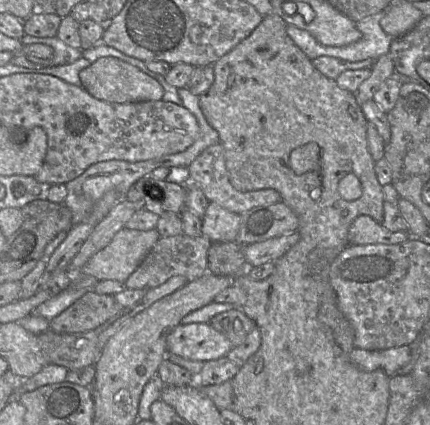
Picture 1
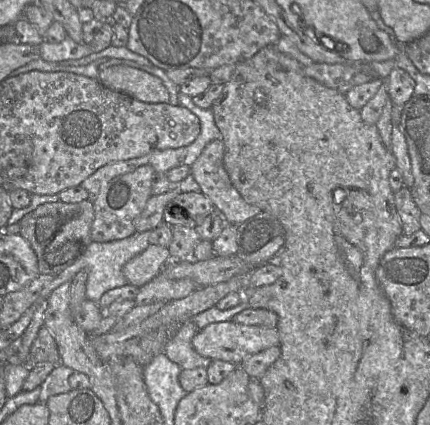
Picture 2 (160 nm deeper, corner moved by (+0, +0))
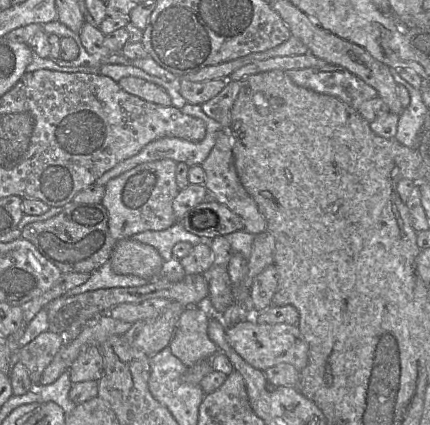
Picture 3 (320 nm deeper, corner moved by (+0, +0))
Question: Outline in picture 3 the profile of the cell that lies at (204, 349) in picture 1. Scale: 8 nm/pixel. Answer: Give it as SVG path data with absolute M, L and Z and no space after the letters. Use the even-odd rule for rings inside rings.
M253 319L239 322L226 329L231 347L253 368L265 371L280 363L289 363L301 371L308 362L309 346L297 325L285 323L259 324Z

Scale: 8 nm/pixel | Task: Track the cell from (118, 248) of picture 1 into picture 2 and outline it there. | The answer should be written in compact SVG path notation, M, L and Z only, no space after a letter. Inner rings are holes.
M150 244L146 250L130 259L122 272L129 285L140 288L160 274L170 260L168 248Z

